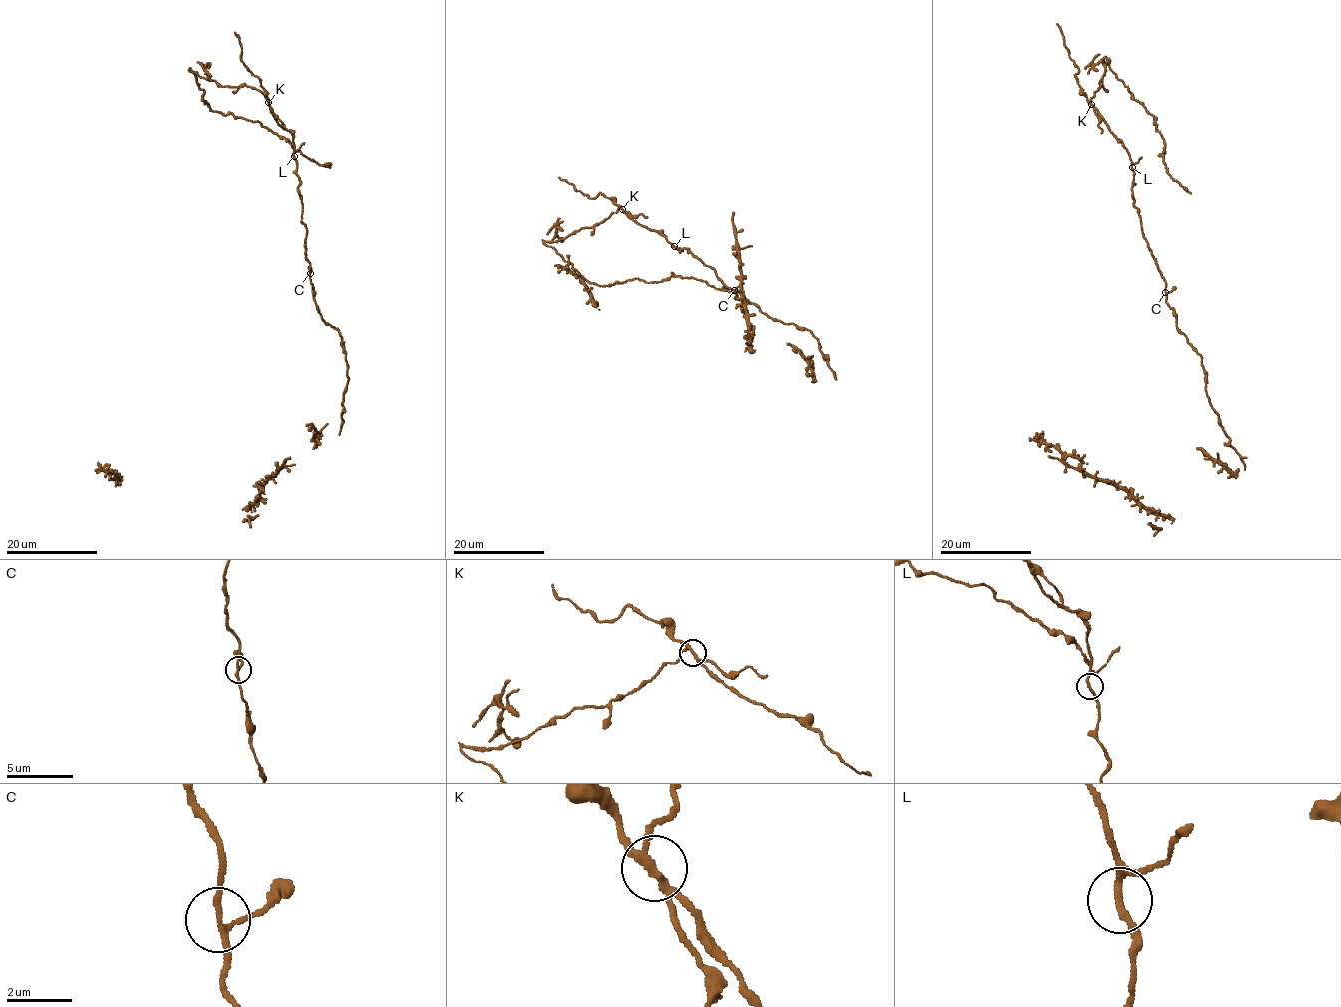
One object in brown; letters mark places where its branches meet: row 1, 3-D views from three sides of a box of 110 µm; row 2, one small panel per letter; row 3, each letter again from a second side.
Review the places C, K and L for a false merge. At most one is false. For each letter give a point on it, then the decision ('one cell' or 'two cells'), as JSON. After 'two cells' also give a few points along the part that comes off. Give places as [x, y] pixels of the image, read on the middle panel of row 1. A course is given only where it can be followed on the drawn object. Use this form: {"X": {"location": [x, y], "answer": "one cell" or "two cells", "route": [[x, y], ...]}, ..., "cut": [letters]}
{"C": {"location": [734, 290], "answer": "one cell"}, "K": {"location": [622, 209], "answer": "two cells", "route": [[621, 209], [598, 223], [544, 243], [590, 283], [614, 285], [639, 278], [657, 282], [678, 275], [730, 292]]}, "L": {"location": [674, 246], "answer": "one cell"}, "cut": ["K"]}

